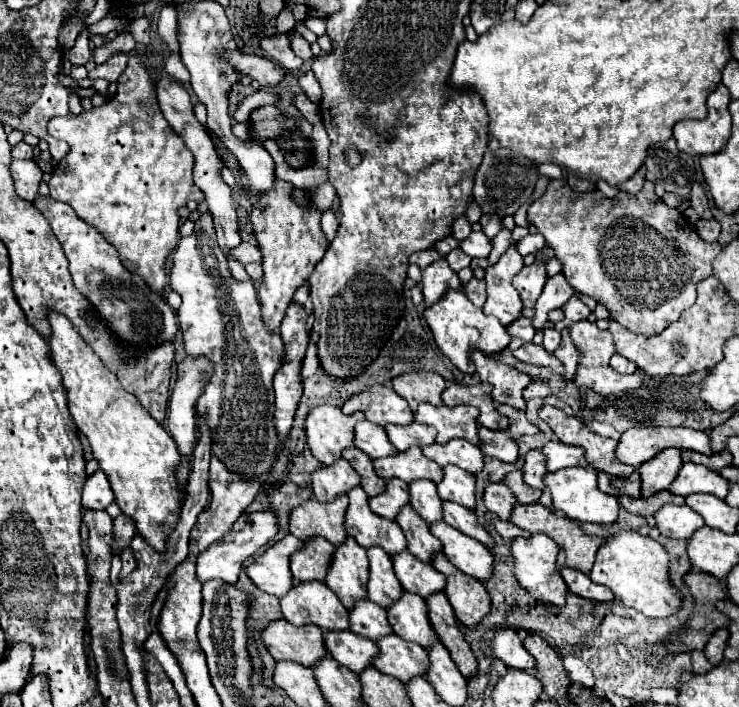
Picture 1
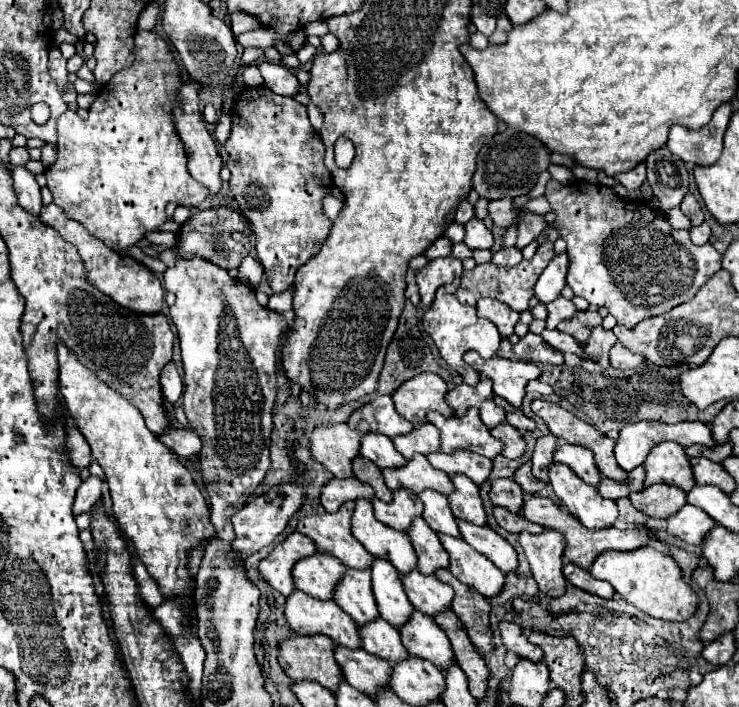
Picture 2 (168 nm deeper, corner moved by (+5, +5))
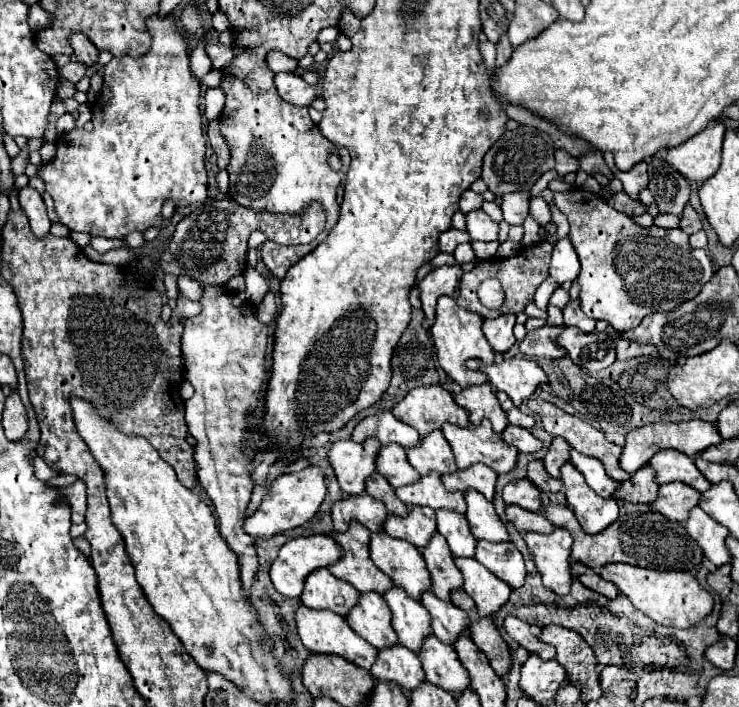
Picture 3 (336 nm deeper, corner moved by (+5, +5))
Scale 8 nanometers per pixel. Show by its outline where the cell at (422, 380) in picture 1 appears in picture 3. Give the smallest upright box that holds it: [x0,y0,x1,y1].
[393,385,469,437]

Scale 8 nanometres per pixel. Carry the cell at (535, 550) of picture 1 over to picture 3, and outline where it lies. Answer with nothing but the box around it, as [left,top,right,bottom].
[525,529,573,595]

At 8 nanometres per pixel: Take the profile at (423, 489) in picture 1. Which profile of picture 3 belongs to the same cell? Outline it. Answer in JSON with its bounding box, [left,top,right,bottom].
[437,509,475,557]

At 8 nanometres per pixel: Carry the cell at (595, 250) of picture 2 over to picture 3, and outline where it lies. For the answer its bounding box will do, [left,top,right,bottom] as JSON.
[555,187,715,331]

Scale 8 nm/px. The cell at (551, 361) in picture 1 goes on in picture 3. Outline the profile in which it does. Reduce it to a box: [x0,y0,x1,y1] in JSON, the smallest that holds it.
[519,325,565,359]

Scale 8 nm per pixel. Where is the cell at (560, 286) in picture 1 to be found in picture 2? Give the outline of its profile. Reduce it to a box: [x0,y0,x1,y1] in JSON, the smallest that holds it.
[535,253,569,303]

